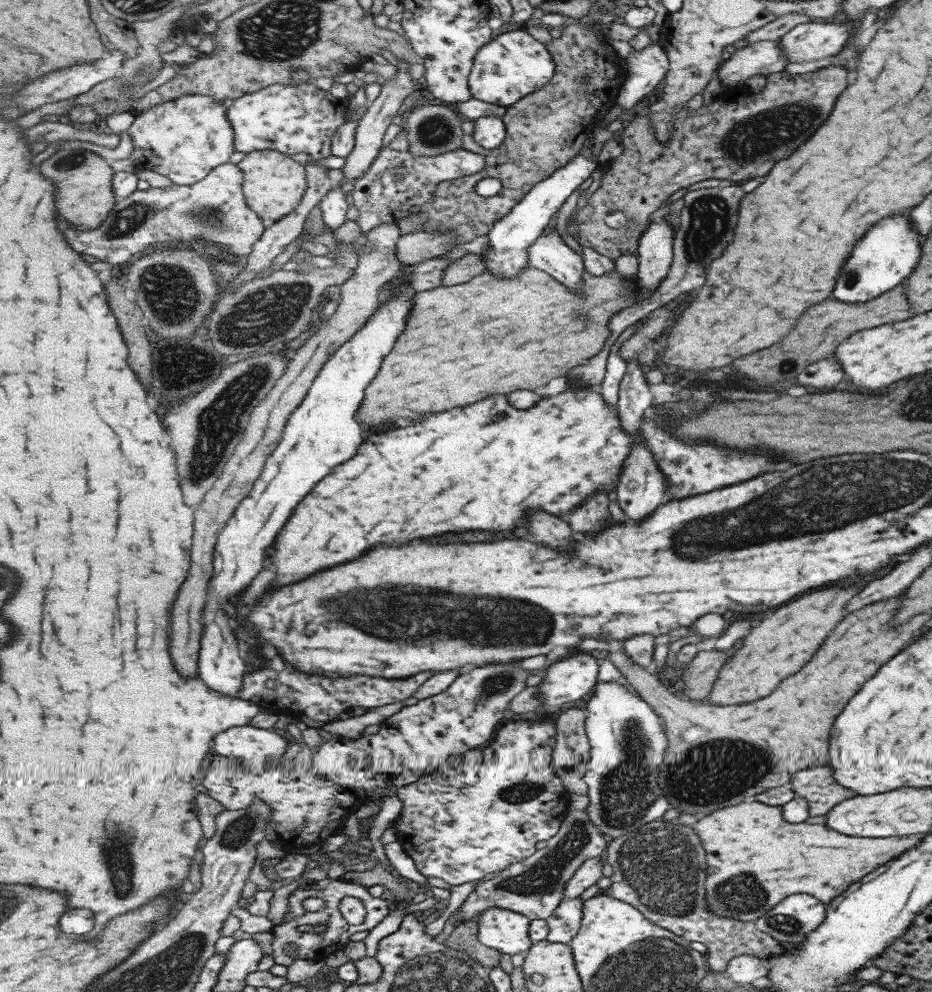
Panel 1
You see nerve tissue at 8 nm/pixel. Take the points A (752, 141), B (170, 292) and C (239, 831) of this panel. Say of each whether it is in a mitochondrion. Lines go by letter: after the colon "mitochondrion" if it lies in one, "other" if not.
A: mitochondrion
B: mitochondrion
C: mitochondrion

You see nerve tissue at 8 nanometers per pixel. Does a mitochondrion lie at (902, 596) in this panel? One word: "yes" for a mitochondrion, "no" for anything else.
no

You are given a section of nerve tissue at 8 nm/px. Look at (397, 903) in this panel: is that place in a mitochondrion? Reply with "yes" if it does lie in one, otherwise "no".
no

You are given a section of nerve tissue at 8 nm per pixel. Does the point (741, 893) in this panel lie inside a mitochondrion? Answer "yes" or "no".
yes

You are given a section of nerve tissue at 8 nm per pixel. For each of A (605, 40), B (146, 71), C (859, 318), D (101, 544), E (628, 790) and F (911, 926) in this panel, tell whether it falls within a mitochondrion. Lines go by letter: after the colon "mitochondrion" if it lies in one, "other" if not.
A: other
B: mitochondrion
C: other
D: other
E: mitochondrion
F: other

